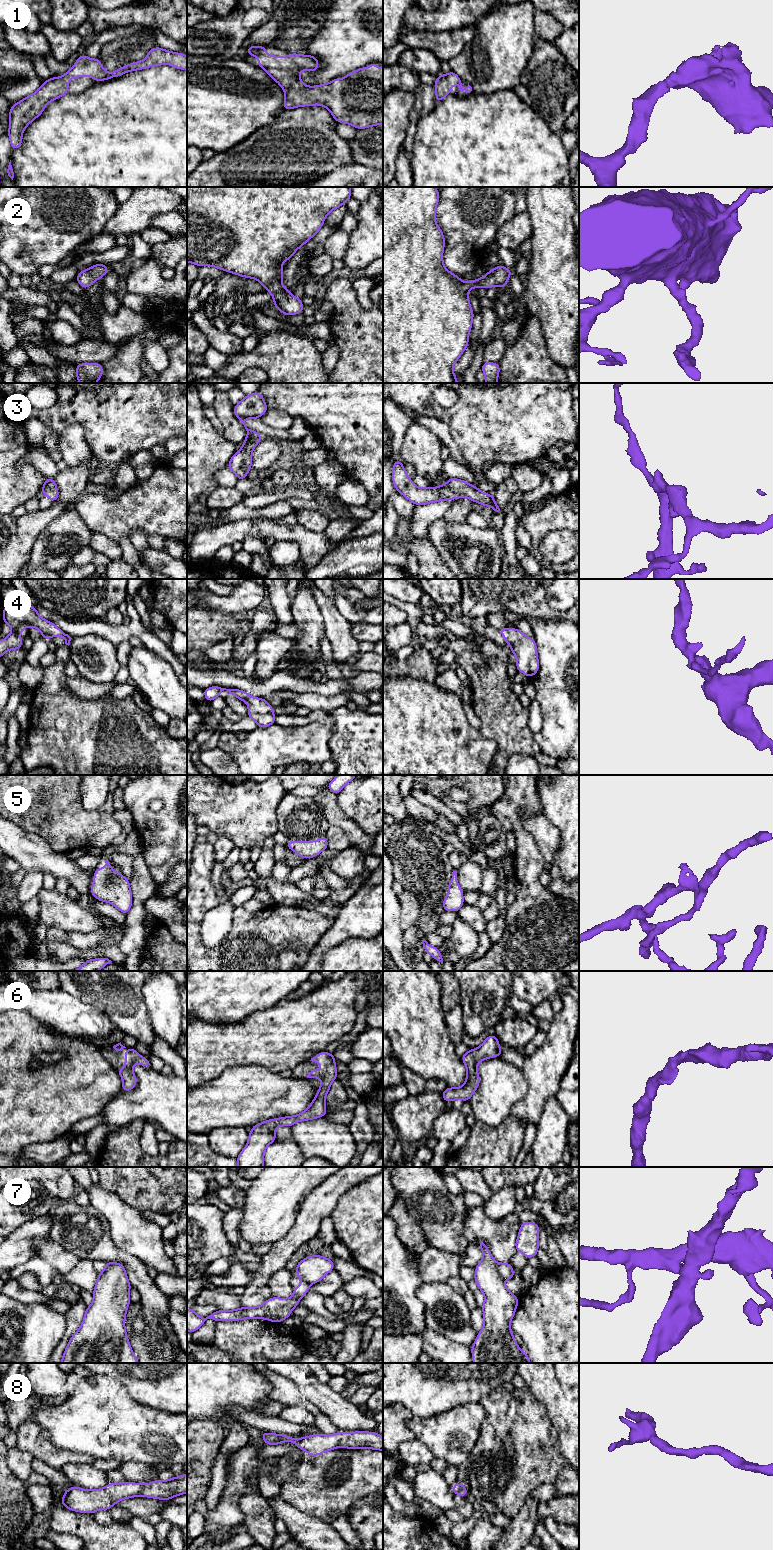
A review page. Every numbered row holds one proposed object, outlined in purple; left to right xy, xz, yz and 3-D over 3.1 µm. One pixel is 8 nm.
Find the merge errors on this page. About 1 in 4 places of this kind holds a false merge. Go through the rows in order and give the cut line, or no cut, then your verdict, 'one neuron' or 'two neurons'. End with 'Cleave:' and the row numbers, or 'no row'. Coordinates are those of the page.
1: no cut | one neuron
2: no cut | one neuron
3: no cut | one neuron
4: no cut | one neuron
5: no cut | one neuron
6: no cut | one neuron
7: yz (496, 1263), (496, 1268), (504, 1280) | two neurons
8: no cut | one neuron
Cleave: 7

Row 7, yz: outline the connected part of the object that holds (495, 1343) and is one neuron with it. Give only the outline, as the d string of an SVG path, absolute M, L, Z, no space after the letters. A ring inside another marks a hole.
M479 1240L483 1259L475 1267L474 1280L484 1294L484 1325L471 1347L473 1363L531 1363L511 1331L510 1322L519 1299L505 1286L488 1246Z

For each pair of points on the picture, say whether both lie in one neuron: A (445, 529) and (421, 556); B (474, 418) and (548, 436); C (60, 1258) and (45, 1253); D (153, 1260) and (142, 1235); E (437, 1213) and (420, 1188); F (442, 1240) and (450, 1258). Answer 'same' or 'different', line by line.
A: different
B: same
C: same
D: same
E: same
F: different

